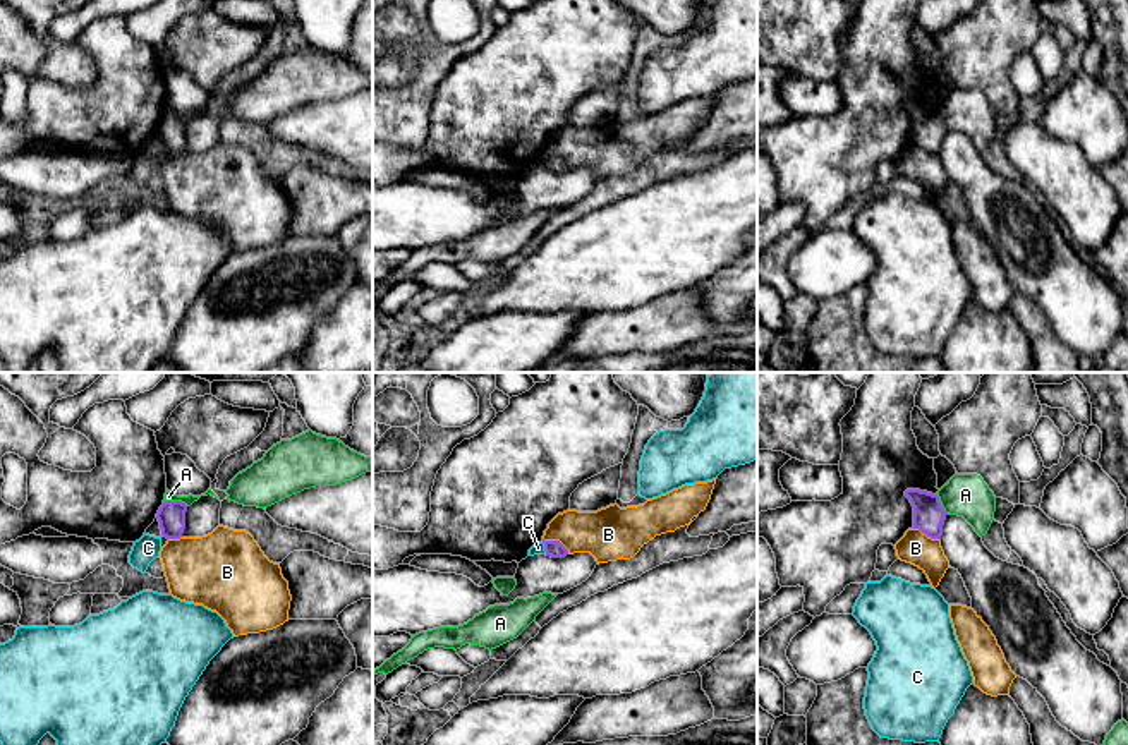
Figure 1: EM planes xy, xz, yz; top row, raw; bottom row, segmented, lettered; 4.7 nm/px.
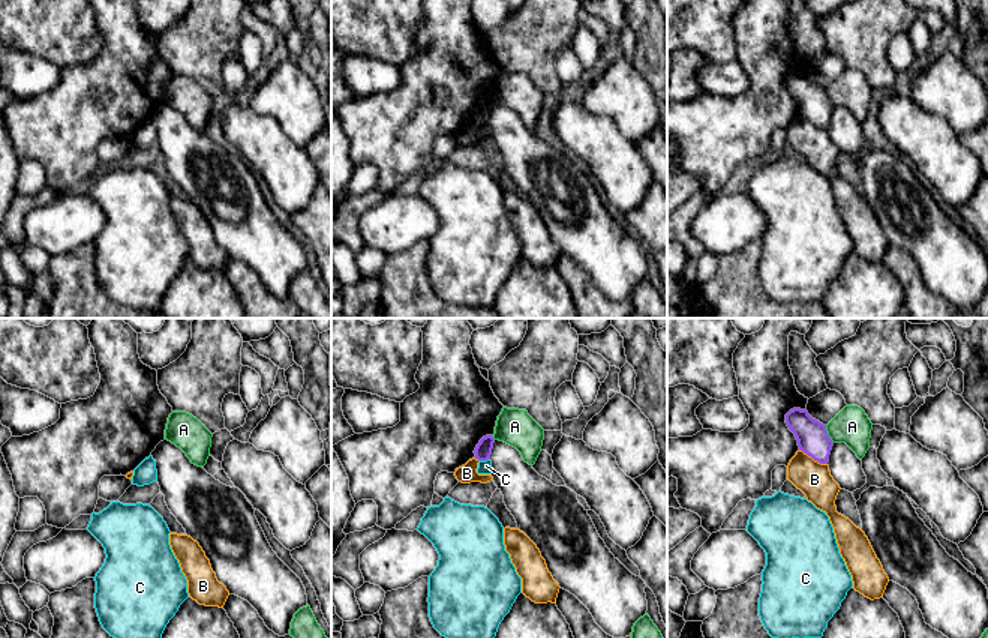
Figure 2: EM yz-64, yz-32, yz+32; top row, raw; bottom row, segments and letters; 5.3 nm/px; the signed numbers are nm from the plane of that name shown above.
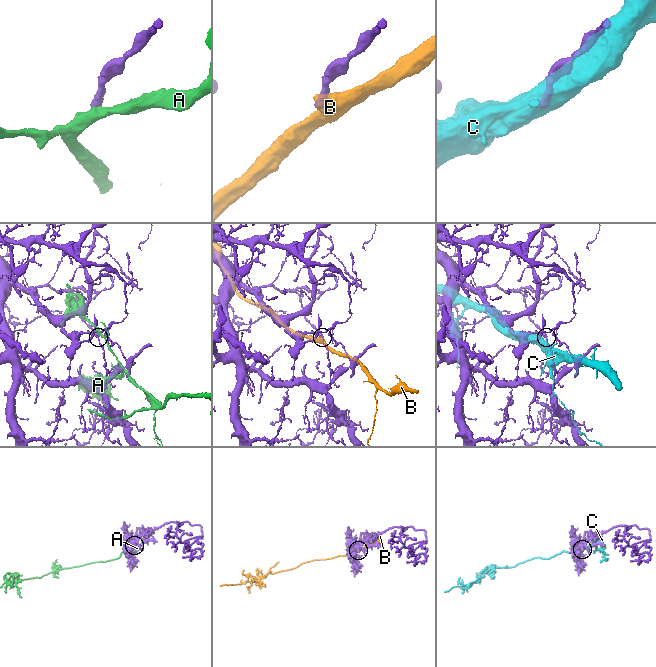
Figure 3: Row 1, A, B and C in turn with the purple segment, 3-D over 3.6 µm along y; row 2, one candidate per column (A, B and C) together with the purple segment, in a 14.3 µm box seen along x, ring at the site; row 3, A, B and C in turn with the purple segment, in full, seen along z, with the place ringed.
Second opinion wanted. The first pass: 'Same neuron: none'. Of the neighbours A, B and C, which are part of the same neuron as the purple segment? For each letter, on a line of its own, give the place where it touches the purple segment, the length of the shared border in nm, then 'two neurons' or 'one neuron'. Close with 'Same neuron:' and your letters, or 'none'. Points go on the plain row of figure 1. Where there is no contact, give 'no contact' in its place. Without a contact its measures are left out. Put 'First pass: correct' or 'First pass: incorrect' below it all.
A: xy (175, 117) | 120 nm | two neurons
B: xz (557, 157) | 150 nm | two neurons
C: xz (545, 163) | 70 nm | two neurons
Same neuron: none
First pass: correct

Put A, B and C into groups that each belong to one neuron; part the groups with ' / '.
A / B / C

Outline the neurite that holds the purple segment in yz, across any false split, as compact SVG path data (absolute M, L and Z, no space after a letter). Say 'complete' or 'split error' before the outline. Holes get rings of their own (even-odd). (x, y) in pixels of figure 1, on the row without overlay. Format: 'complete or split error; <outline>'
complete; M907 105L905 112L913 122L913 144L919 144L931 154L941 154L948 129L939 112L920 105Z

